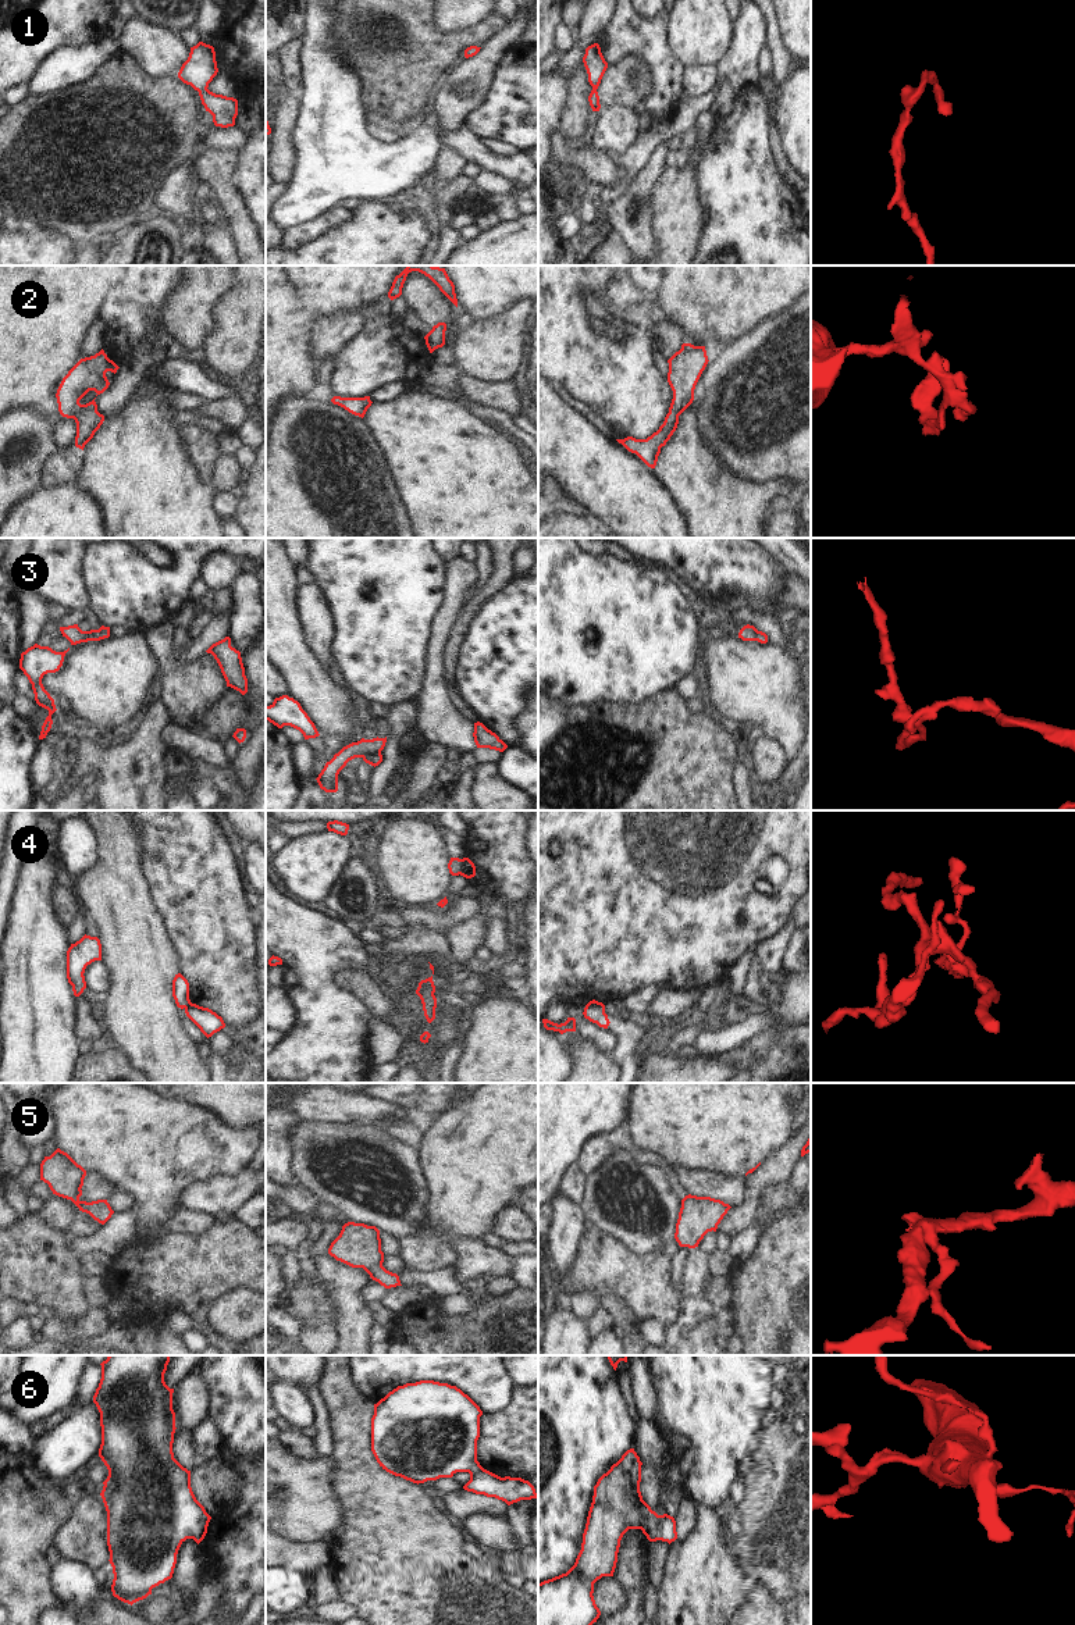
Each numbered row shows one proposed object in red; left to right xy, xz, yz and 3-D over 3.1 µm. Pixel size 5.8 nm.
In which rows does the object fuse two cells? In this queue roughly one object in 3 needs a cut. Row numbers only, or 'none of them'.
3, 4

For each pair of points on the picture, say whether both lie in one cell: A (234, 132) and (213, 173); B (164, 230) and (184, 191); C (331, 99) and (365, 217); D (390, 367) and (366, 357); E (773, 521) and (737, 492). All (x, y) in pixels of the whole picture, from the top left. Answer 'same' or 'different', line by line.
A: different
B: different
C: different
D: same
E: different

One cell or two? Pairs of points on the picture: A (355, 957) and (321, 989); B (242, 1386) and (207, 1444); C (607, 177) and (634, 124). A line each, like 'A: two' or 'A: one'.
A: one
B: two
C: two

